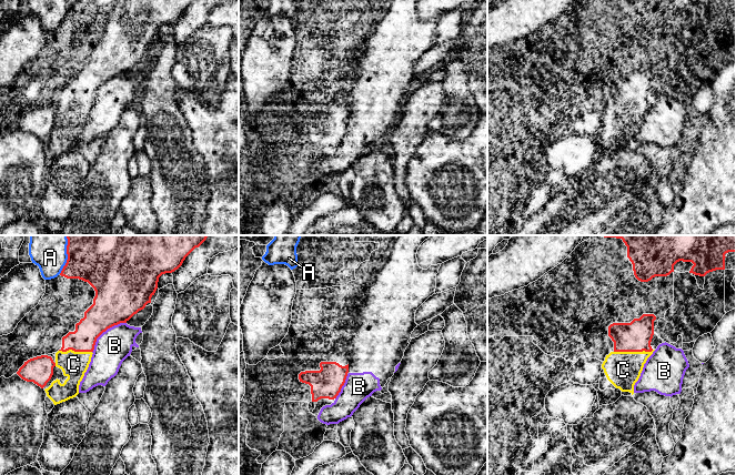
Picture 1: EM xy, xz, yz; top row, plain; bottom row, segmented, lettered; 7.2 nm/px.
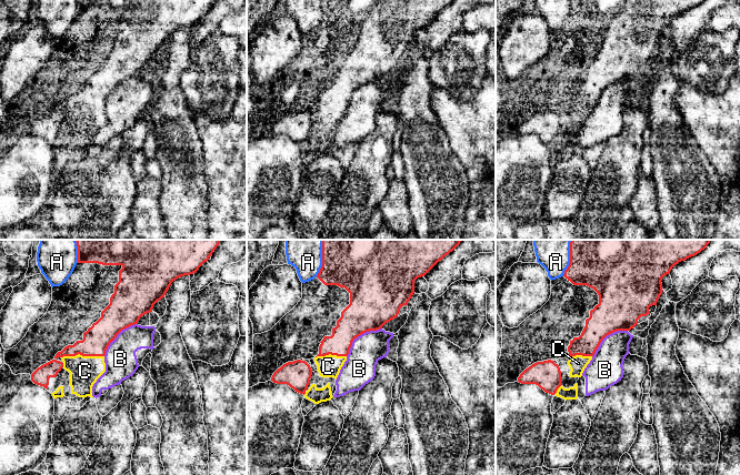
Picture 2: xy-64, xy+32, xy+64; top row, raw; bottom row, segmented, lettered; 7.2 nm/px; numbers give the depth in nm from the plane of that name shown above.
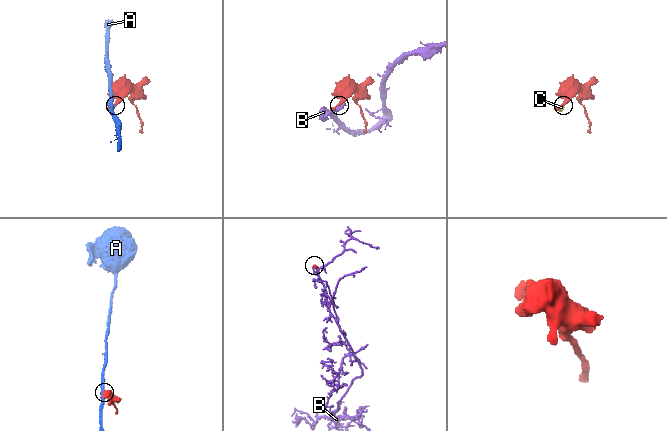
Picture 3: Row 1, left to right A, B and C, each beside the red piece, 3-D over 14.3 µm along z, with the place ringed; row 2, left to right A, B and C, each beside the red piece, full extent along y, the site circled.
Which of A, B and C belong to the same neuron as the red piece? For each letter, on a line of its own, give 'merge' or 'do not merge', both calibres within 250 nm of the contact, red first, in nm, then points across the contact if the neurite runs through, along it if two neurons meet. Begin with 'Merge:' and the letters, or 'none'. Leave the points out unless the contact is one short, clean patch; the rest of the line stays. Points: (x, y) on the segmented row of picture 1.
Merge: C
A: do not merge; calibres 500 and 280 nm
B: do not merge; calibres 320 and 240 nm
C: merge; calibres 220 and 260 nm

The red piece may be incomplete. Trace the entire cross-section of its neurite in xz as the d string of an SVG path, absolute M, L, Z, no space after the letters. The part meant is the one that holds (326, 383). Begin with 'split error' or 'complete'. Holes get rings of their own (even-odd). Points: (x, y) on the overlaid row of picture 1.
complete | M321 362L320 367L320 371L305 371L299 374L300 382L311 386L312 402L336 398L349 373L349 364L342 366L336 362Z

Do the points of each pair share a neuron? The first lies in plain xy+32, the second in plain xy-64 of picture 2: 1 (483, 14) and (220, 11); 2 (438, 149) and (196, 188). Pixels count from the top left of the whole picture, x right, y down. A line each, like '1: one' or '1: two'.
1: two
2: one

